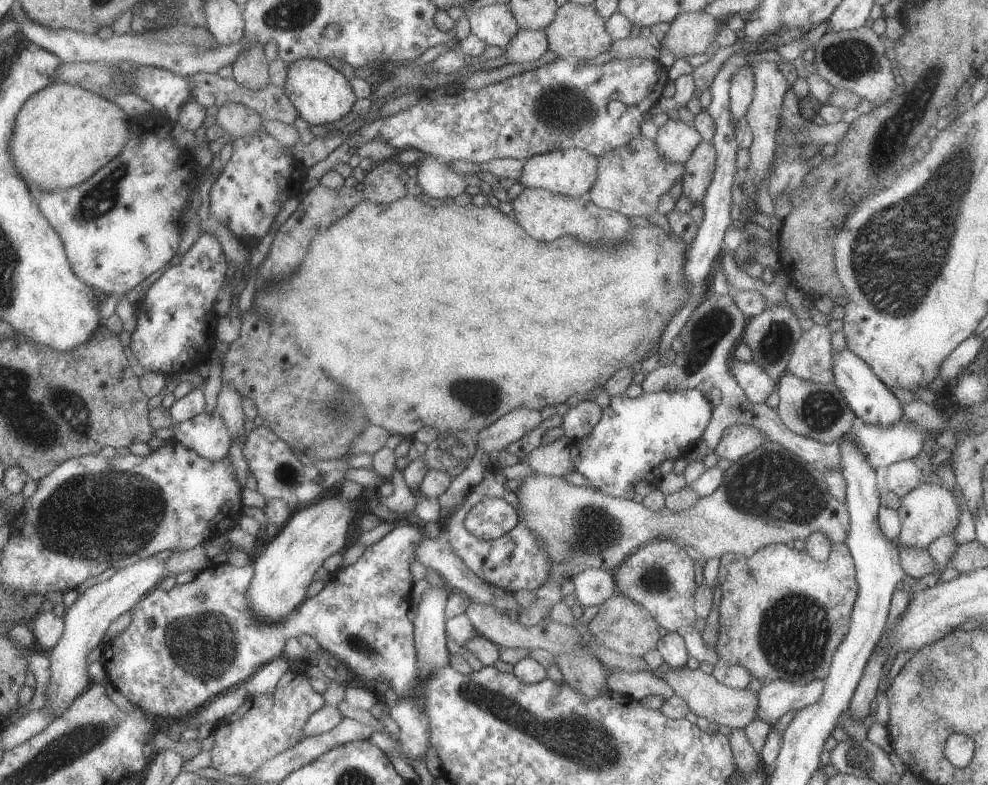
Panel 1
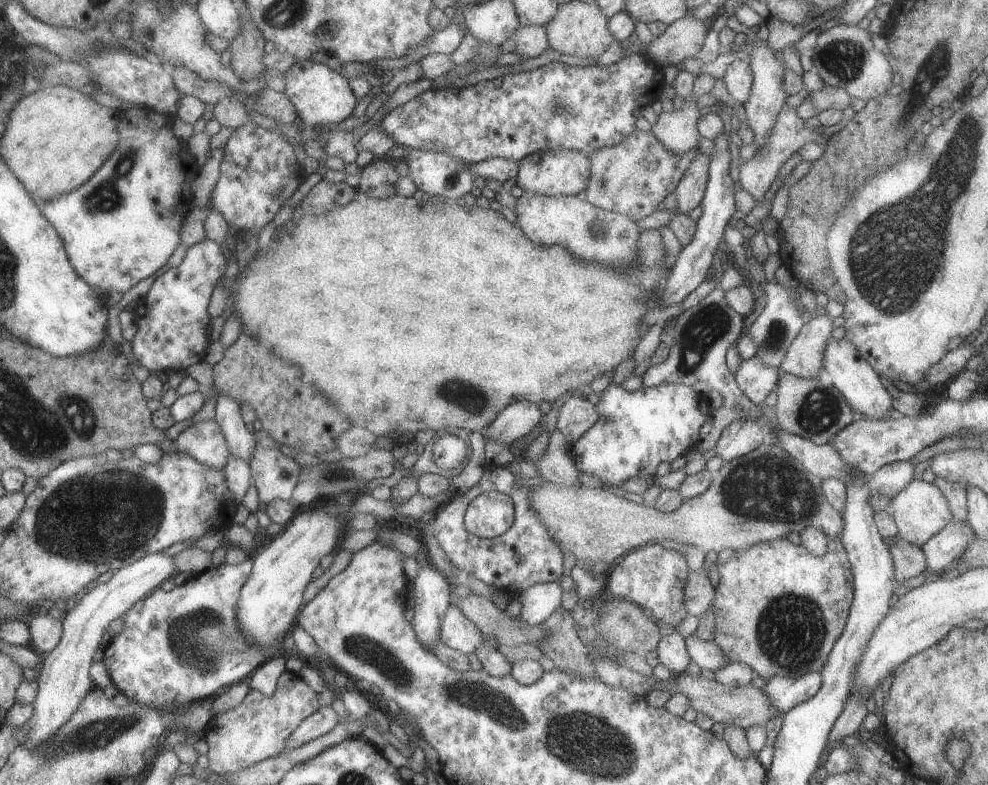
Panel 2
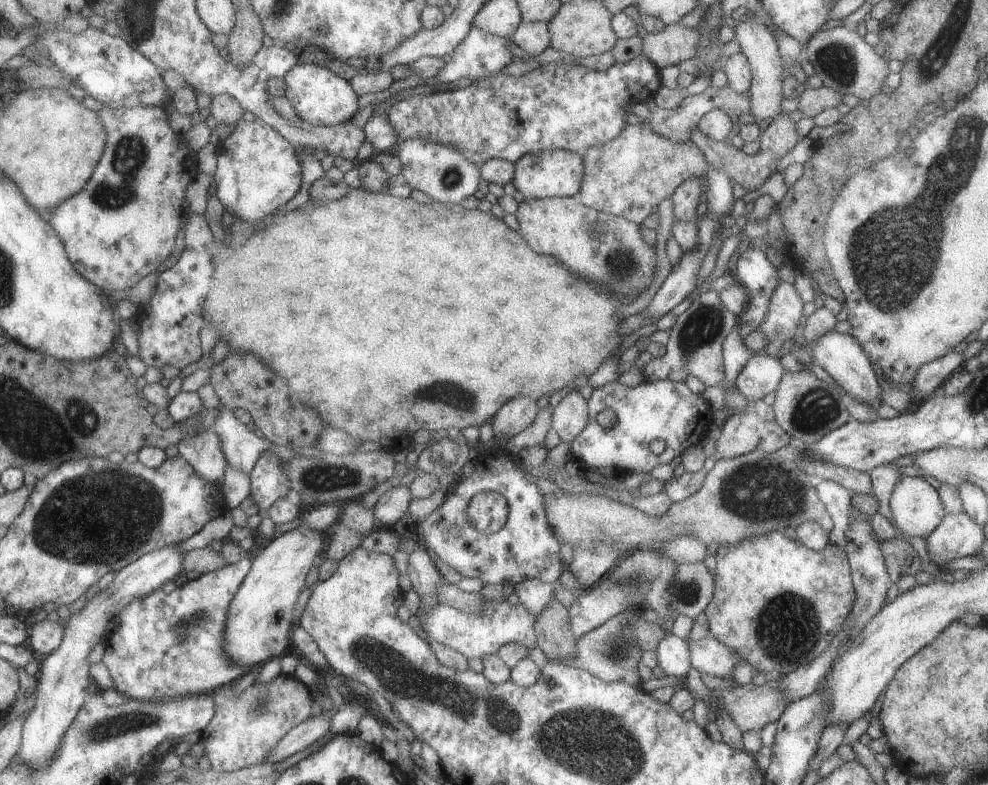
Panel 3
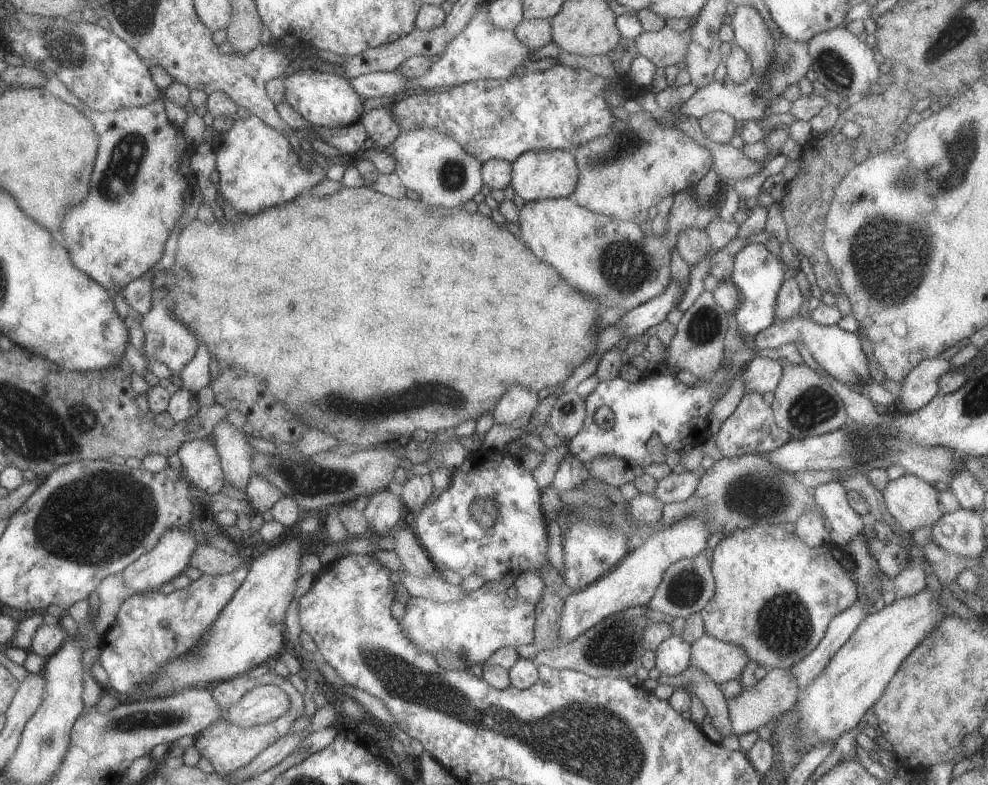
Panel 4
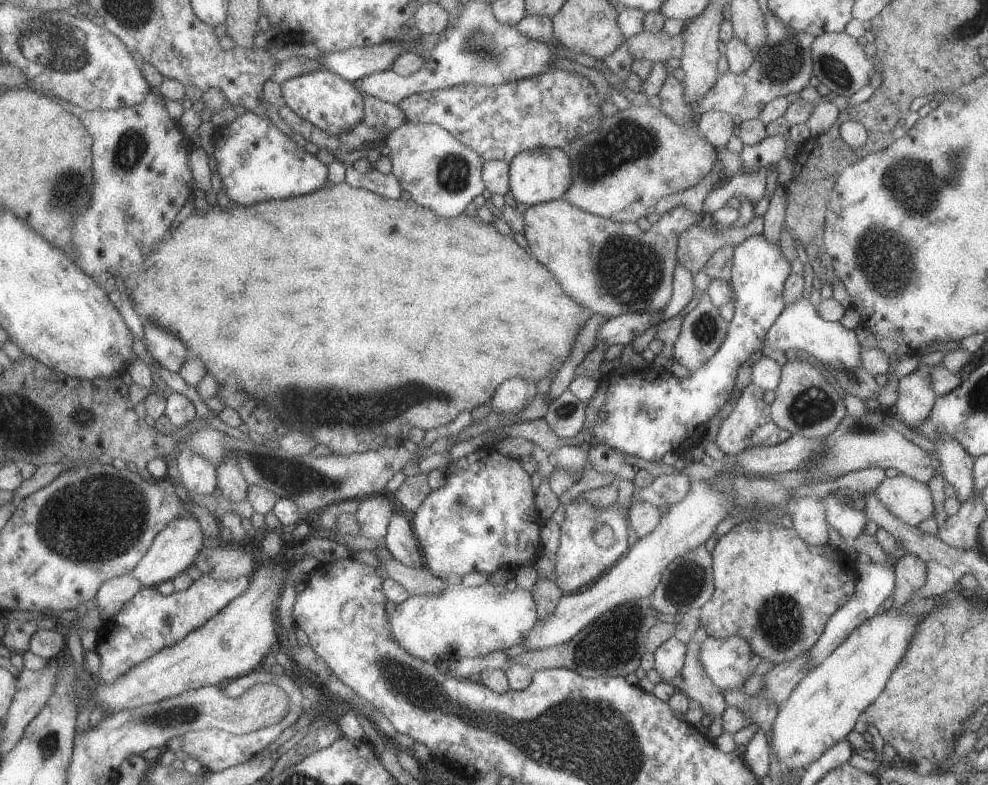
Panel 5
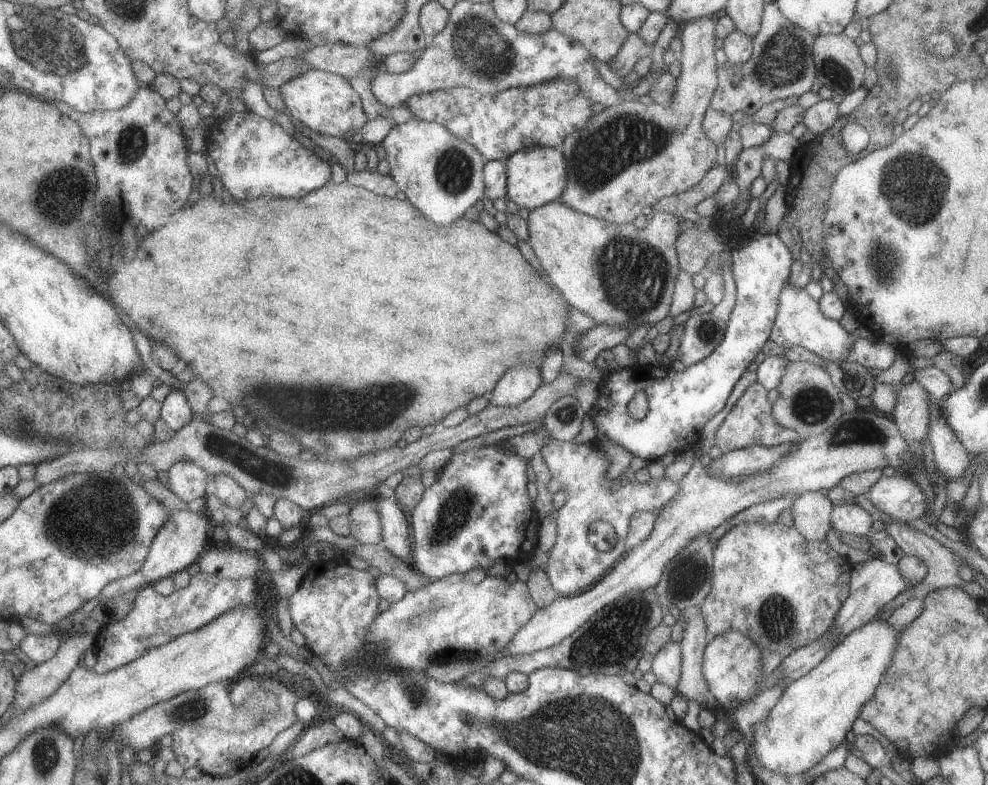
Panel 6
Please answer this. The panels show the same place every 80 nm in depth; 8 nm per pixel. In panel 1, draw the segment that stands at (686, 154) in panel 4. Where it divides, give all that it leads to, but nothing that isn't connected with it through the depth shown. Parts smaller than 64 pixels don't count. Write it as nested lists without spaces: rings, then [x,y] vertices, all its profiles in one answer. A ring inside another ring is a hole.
[[[638,135],[631,138],[625,146],[619,146],[597,157],[597,178],[581,199],[629,219],[638,216],[646,218],[656,212],[659,197],[668,192],[683,174],[684,164],[661,160],[654,142]]]

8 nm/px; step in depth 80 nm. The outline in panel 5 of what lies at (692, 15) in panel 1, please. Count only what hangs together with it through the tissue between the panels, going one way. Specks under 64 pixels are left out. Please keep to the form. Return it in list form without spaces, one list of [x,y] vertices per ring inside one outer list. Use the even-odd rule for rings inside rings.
[[[663,28],[654,33],[641,30],[625,40],[633,59],[647,59],[665,65],[670,58],[680,58],[684,47],[681,34],[669,36]]]

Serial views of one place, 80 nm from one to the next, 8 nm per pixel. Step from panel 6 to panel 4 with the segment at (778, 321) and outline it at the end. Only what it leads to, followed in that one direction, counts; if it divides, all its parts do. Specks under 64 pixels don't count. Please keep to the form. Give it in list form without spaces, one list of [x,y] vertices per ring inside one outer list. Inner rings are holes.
[[[807,311],[795,315],[789,320],[771,324],[765,327],[761,332],[757,333],[752,338],[752,345],[756,349],[762,348],[777,348],[785,343],[802,342],[808,352],[811,354],[814,361],[829,375],[848,386],[852,391],[859,391],[862,385],[870,381],[870,372],[868,367],[868,359],[865,357],[861,346],[859,345],[859,336],[855,332],[844,331],[838,325],[820,325],[815,324],[808,316]]]

